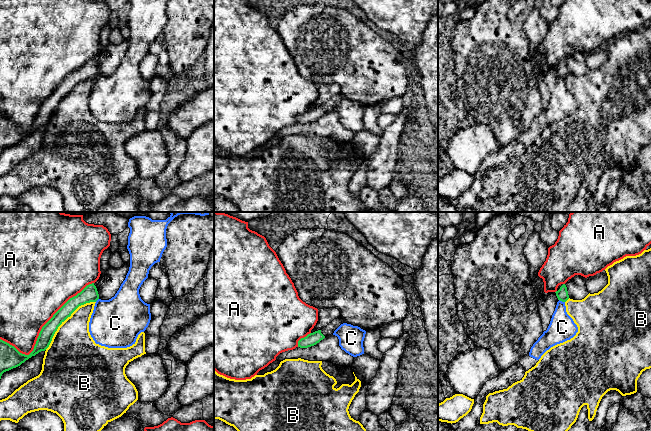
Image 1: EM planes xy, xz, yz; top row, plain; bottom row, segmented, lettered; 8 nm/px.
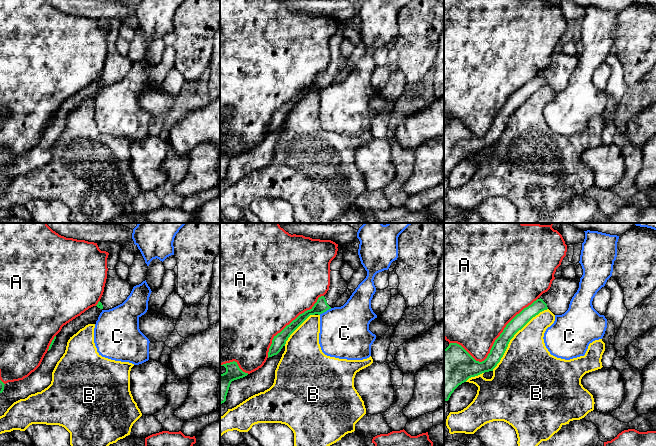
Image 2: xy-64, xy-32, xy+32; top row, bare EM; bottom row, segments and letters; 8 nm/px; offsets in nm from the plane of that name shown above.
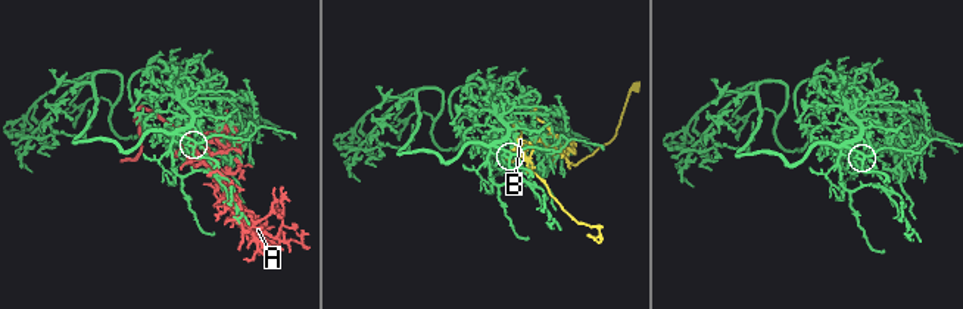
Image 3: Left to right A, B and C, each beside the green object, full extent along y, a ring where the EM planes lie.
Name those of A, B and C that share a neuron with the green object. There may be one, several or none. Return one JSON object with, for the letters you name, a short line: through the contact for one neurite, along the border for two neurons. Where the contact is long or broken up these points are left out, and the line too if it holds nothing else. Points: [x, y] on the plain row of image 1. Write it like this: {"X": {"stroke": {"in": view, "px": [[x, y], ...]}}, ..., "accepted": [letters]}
{"accepted": []}

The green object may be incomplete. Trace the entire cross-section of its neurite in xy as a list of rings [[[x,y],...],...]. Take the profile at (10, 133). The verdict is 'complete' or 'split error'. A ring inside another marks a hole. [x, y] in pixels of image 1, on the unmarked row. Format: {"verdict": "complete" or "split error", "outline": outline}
{"verdict": "complete", "outline": [[[94,59],[87,61],[80,69],[70,74],[42,103],[33,127],[29,131],[20,129],[14,122],[0,115],[0,155],[4,148],[20,142],[26,136],[45,127],[58,103],[81,81],[96,78],[99,70]]]}

